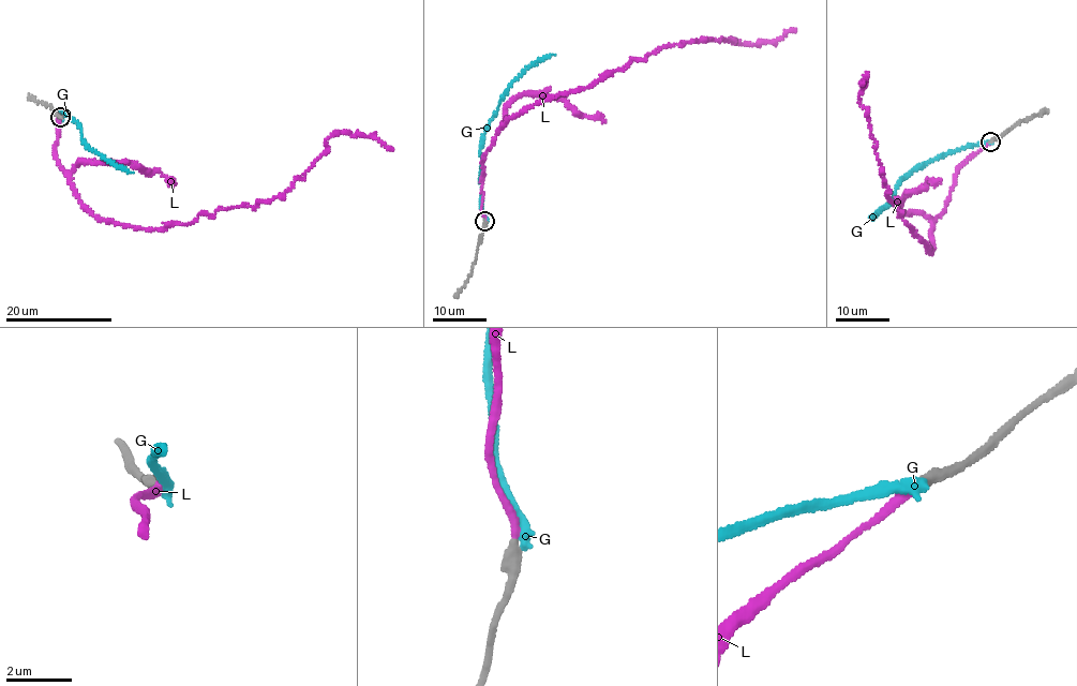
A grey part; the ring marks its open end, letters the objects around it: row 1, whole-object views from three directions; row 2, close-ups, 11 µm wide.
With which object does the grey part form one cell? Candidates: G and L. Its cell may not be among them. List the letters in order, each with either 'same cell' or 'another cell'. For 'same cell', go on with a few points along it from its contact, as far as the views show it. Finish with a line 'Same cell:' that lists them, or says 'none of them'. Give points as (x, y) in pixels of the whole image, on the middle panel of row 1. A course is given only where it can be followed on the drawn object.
G: another cell
L: same cell | via (484, 222), (481, 163), (510, 117), (596, 83), (661, 47), (712, 39), (757, 44), (796, 30)
Same cell: L

